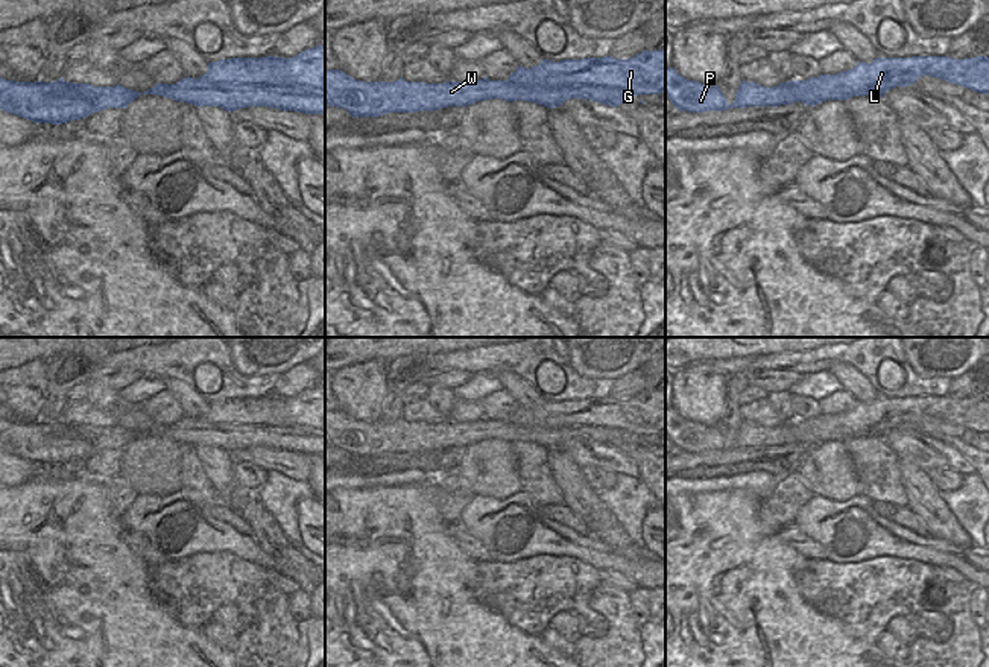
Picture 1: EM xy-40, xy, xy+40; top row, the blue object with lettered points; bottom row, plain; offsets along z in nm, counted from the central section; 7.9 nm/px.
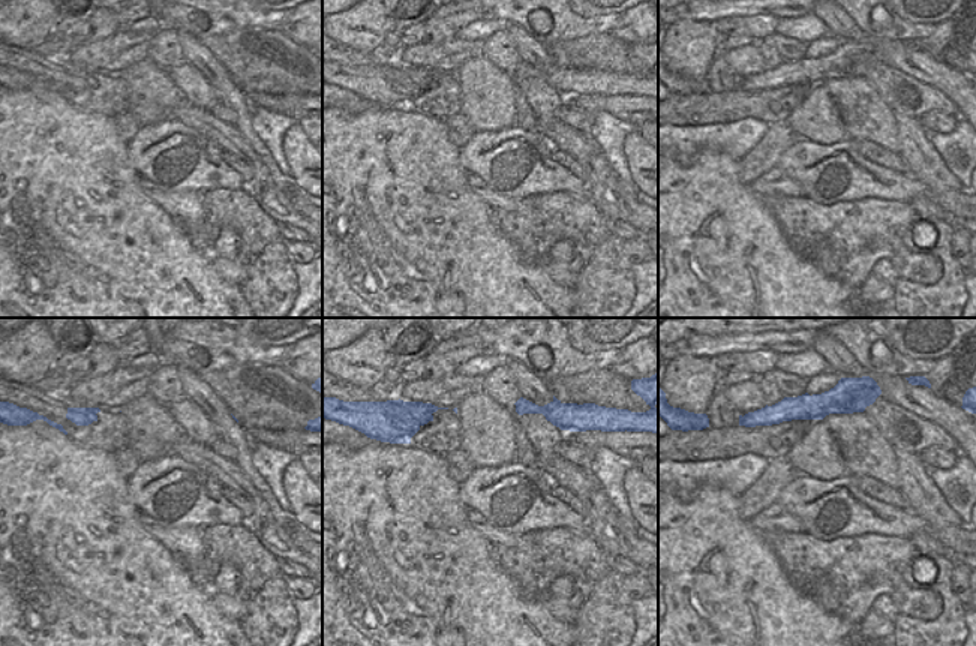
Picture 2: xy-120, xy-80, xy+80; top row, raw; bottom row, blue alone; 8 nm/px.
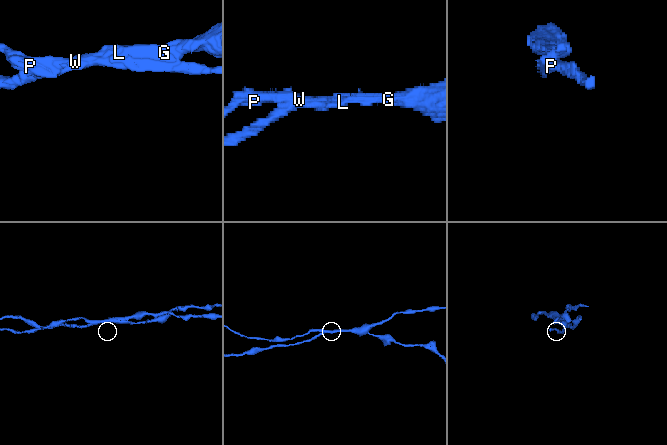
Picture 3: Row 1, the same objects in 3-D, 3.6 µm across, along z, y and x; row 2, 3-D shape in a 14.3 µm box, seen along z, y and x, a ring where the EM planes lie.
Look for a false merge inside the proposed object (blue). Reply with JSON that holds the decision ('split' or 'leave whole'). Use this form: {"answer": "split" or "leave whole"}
{"answer": "split"}

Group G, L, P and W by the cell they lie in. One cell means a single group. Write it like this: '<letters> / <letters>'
G L / P W

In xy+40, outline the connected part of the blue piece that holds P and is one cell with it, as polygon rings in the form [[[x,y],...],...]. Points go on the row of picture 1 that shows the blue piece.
[[[673,67],[665,68],[665,94],[668,96],[675,108],[678,108],[679,111],[690,111],[690,112],[726,111],[729,108],[746,108],[746,106],[781,106],[781,105],[790,105],[793,102],[802,102],[808,106],[814,106],[825,100],[846,100],[854,96],[867,96],[867,94],[857,94],[852,88],[845,85],[805,87],[802,84],[782,82],[776,87],[769,88],[769,87],[761,87],[755,82],[741,81],[735,94],[735,100],[729,105],[725,94],[720,91],[717,85],[706,87],[700,82],[688,81],[682,77]]]

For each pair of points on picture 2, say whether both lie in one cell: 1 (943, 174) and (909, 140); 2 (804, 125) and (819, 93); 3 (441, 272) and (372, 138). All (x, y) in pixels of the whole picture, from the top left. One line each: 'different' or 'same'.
1: same
2: same
3: same

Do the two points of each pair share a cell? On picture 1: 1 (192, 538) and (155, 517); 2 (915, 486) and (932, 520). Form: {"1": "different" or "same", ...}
{"1": "same", "2": "same"}

